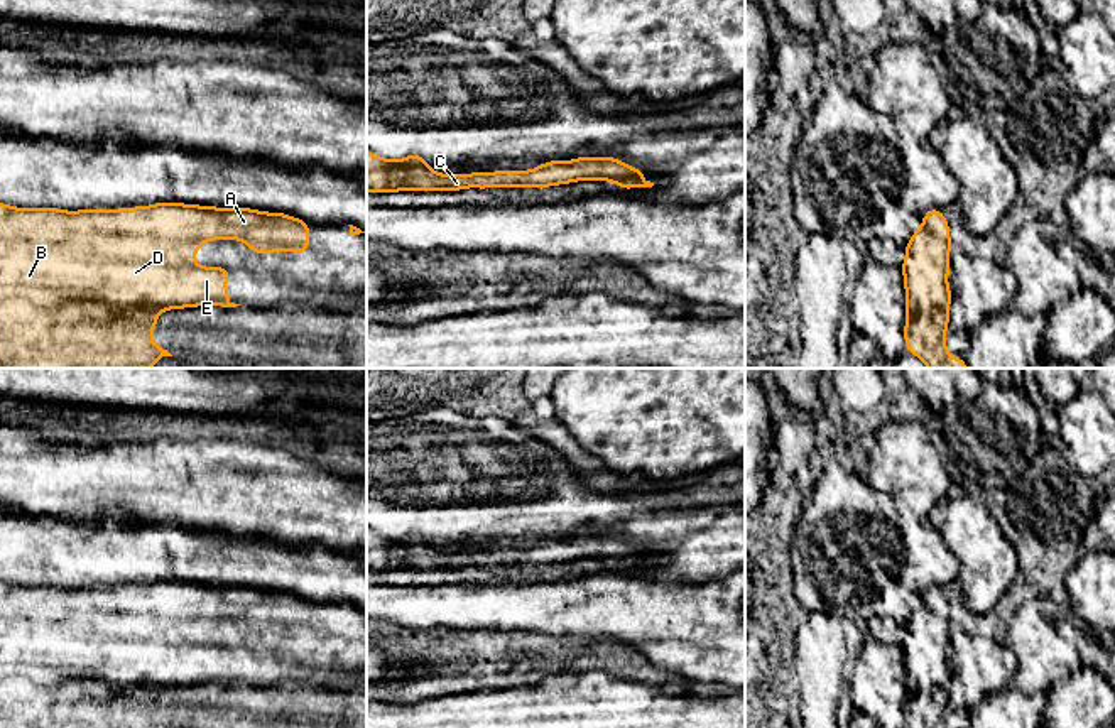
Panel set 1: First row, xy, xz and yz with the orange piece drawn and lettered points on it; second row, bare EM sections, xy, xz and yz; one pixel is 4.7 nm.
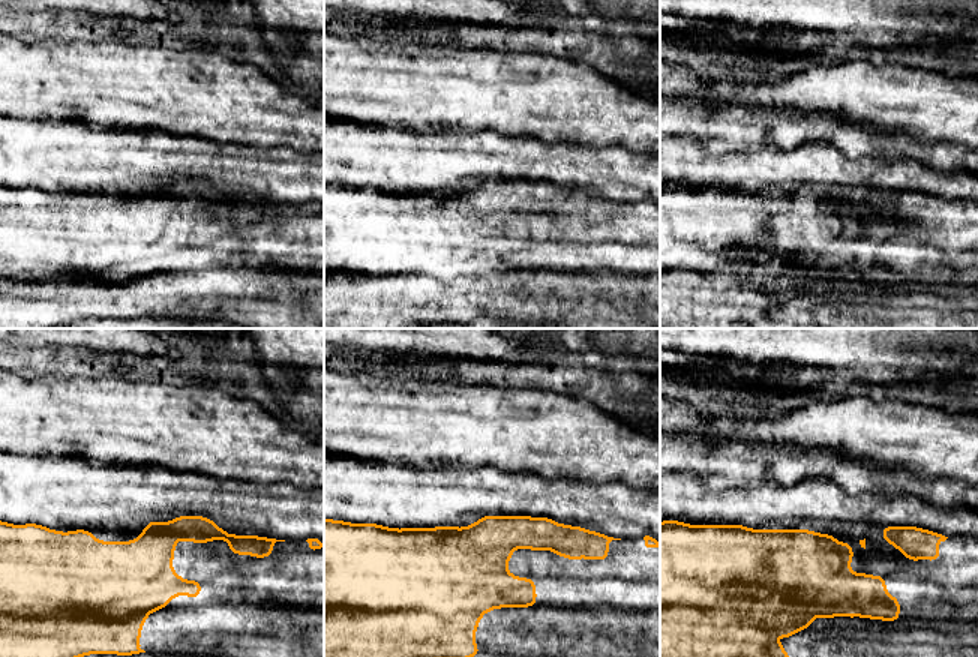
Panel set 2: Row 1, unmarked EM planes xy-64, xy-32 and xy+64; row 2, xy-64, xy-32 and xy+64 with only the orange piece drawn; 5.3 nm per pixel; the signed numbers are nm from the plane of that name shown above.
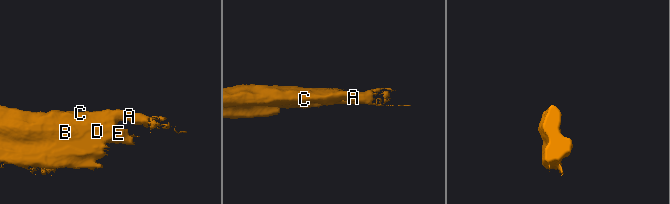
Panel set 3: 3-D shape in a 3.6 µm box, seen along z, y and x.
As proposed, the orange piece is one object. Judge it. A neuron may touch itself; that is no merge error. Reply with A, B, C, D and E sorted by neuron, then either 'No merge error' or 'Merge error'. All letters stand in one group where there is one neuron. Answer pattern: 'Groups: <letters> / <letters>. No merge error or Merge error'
Groups: A D E / B C. Merge error

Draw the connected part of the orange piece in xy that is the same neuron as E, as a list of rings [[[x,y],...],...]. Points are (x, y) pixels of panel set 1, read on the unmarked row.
[[[182,581],[122,586],[120,600],[137,598],[149,610],[106,617],[106,679],[78,679],[41,684],[25,676],[0,677],[0,728],[164,728],[150,713],[157,693],[167,687],[196,684],[237,686],[228,679],[225,659],[231,649],[194,642],[194,630],[211,618],[242,618],[252,632],[309,628],[307,608],[313,605],[284,591],[265,591],[248,586],[213,586]]]

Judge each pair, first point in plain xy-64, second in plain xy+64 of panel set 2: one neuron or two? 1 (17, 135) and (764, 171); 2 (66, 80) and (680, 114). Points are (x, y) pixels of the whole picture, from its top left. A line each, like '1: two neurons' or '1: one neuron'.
1: one neuron
2: two neurons

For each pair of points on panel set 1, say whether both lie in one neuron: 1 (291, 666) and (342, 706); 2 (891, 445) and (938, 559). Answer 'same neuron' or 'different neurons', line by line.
1: different neurons
2: different neurons

